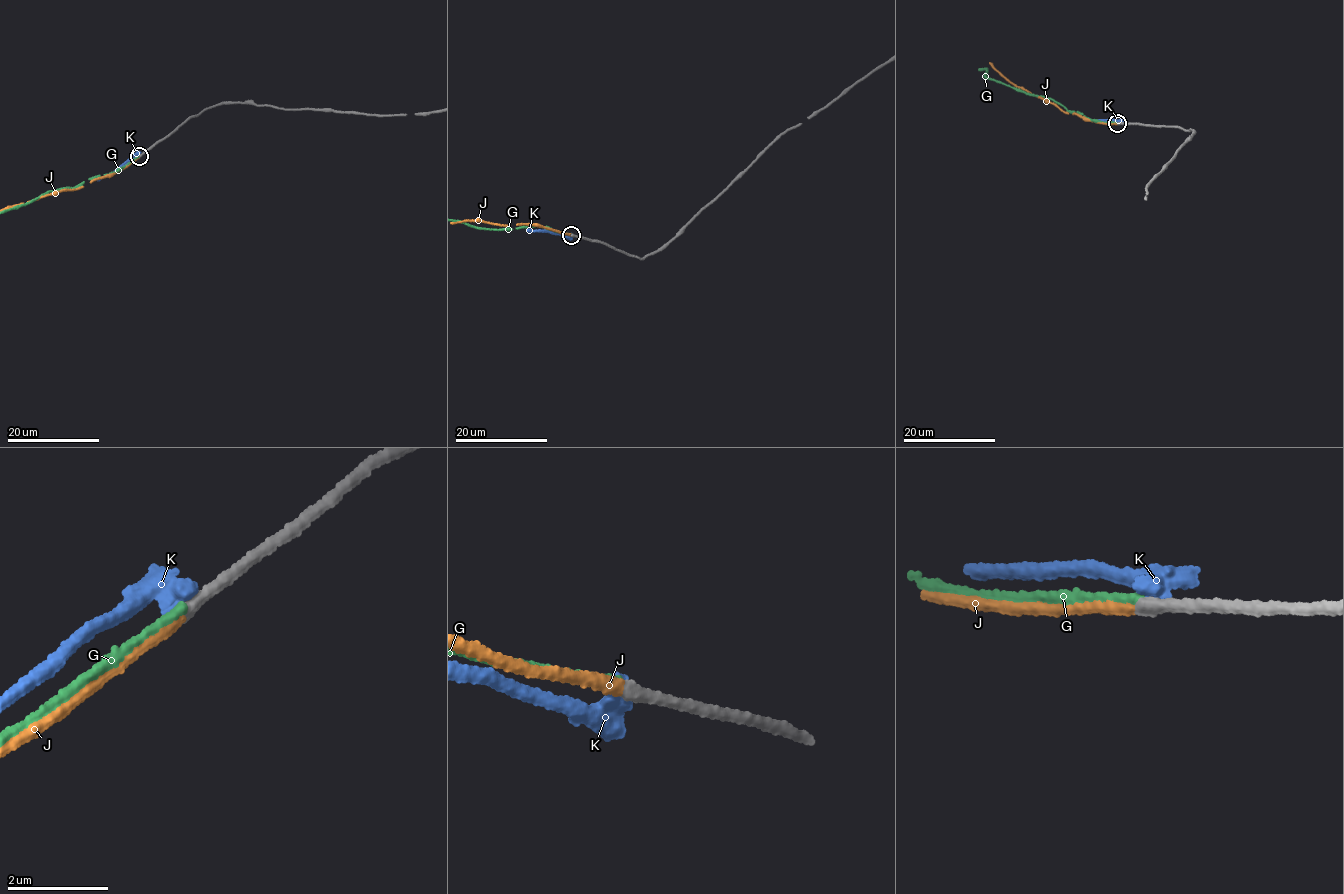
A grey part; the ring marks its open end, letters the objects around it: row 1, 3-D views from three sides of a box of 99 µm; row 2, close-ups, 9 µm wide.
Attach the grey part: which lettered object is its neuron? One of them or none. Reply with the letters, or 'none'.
J

